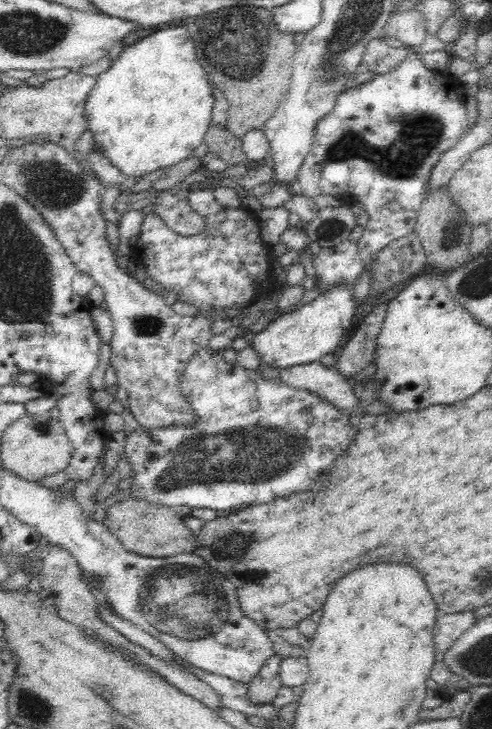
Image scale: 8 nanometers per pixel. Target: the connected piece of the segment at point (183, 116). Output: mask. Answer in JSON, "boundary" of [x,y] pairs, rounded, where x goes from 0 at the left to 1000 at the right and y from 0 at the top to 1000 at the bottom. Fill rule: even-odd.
{"boundary":[[[382,36],[317,37],[315,40],[303,41],[295,47],[295,51],[276,56],[272,60],[250,64],[244,78],[228,84],[224,95],[197,106],[197,115],[175,137],[171,152],[177,158],[177,178],[191,184],[191,203],[187,209],[203,211],[207,217],[224,221],[224,225],[232,225],[256,241],[287,244],[295,239],[313,236],[325,230],[348,229],[352,225],[382,217],[390,211],[390,206],[411,198],[423,182],[425,174],[429,173],[431,147],[435,147],[437,136],[433,134],[429,112],[425,112],[423,104],[400,82],[392,53],[392,45]]]}

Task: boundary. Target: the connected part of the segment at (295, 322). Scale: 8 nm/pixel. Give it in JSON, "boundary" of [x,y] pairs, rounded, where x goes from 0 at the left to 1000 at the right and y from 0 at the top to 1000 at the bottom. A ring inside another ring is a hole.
{"boundary":[[[689,390],[654,399],[638,412],[561,435],[549,444],[518,457],[512,475],[530,491],[526,506],[555,502],[579,506],[608,499],[648,495],[661,486],[677,484],[699,458],[705,458],[738,428],[732,414],[715,405],[715,391]]]}

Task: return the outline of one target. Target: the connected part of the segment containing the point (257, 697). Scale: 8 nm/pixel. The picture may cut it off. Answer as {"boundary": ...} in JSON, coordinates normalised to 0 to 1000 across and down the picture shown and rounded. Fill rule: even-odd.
{"boundary":[[[557,897],[537,909],[524,927],[504,937],[504,959],[512,964],[533,966],[555,963],[565,952],[573,936],[567,927],[569,908],[573,901],[567,897]]]}

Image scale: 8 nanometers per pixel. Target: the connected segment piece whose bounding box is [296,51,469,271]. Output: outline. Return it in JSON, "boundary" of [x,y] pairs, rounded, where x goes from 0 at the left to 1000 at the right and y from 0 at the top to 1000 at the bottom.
{"boundary":[[[843,70],[839,74],[827,75],[815,88],[809,88],[799,96],[760,104],[752,112],[726,117],[724,121],[703,122],[699,128],[689,130],[679,148],[654,162],[640,177],[638,193],[632,198],[626,211],[618,215],[614,225],[608,228],[608,235],[602,241],[604,248],[612,252],[614,267],[626,273],[636,273],[642,269],[661,267],[675,274],[681,269],[711,269],[732,280],[750,294],[750,300],[744,305],[734,326],[726,331],[732,351],[736,353],[742,370],[752,368],[756,351],[768,348],[772,343],[789,337],[793,332],[807,326],[823,325],[827,321],[841,320],[852,288],[872,263],[870,247],[874,247],[874,236],[886,228],[886,222],[894,219],[894,214],[921,200],[927,200],[931,193],[939,192],[939,187],[953,178],[953,166],[947,156],[947,145],[941,134],[941,118],[931,112],[929,107],[894,97],[878,97],[858,86],[858,77]]]}

